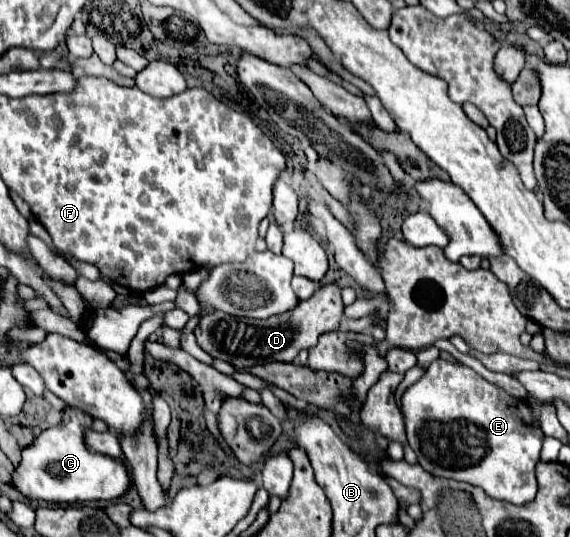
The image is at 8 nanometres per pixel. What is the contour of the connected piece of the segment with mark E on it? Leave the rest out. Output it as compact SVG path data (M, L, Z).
M436 359L420 381L402 393L402 413L408 443L418 455L418 463L428 473L482 487L490 497L516 505L530 503L536 497L536 465L540 461L544 433L540 421L534 419L530 405L522 399L516 399L502 387L486 381L464 363Z

